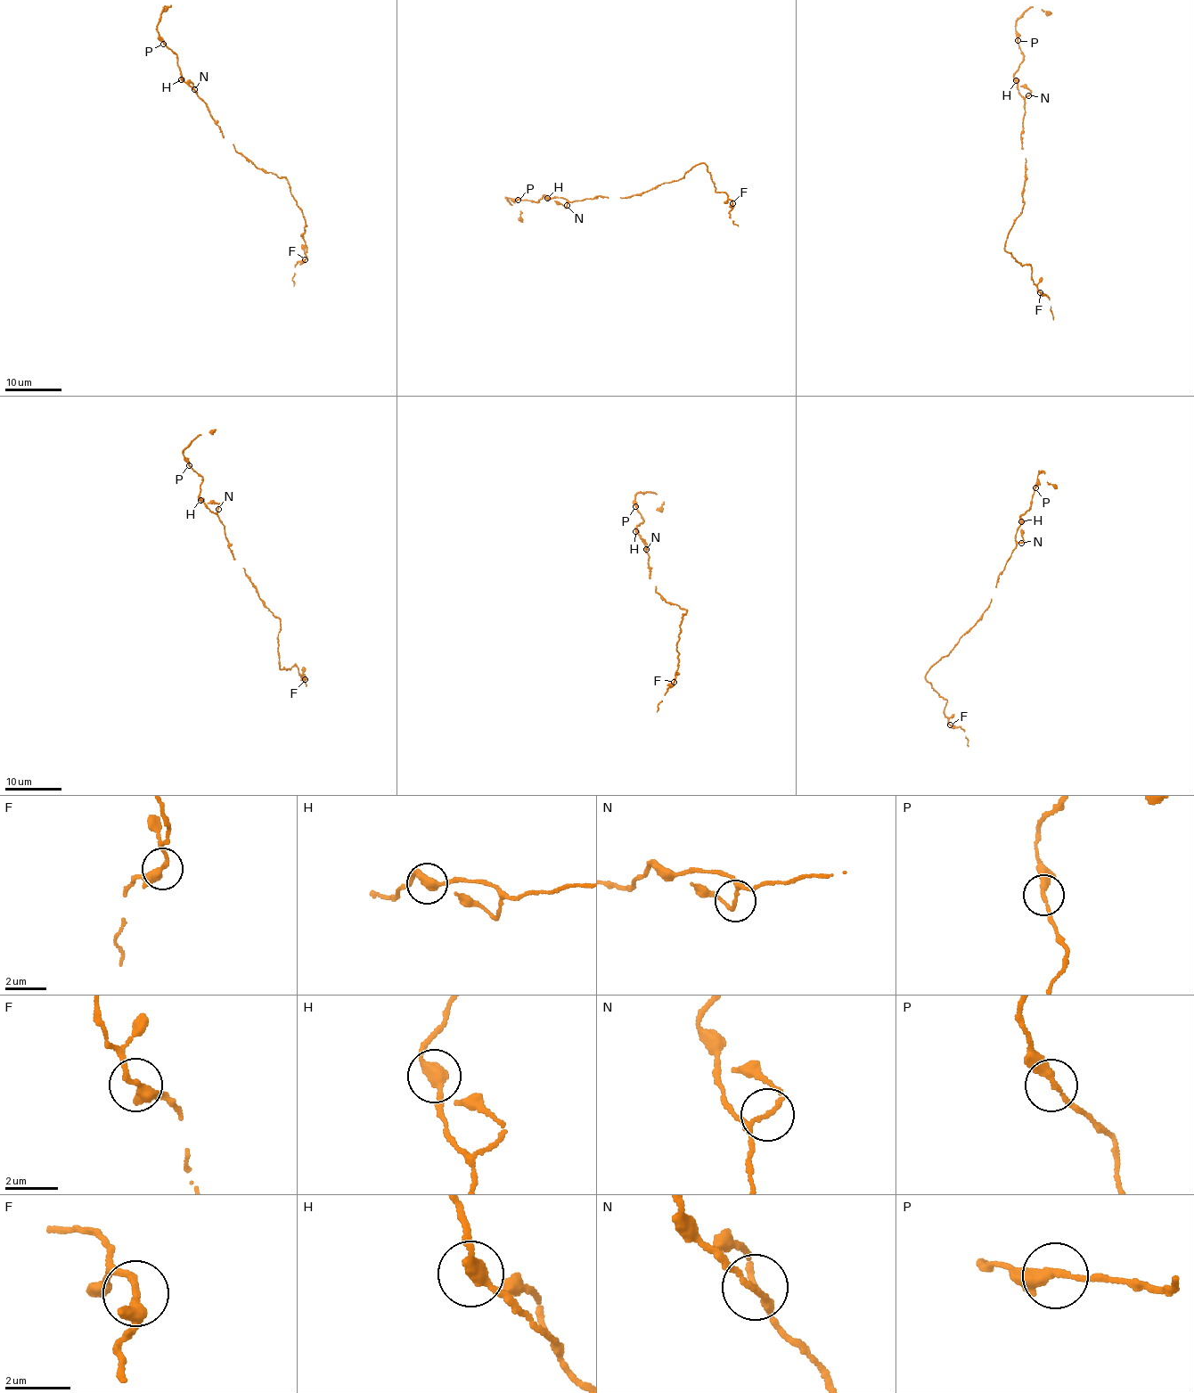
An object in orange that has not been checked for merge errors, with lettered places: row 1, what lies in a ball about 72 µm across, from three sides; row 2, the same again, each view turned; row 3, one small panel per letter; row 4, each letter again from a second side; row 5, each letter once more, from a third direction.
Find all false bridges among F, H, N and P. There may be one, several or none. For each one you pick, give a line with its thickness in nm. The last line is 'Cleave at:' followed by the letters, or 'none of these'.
Cleave at: none of these

